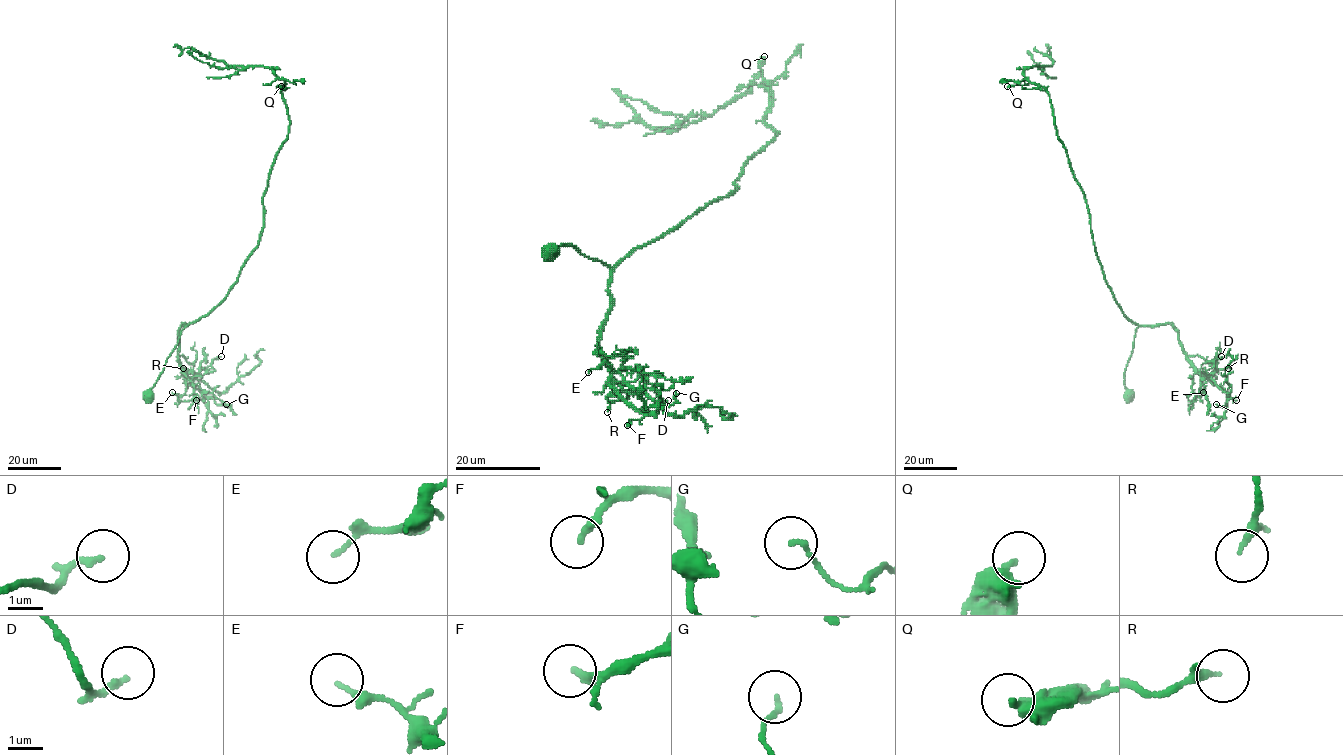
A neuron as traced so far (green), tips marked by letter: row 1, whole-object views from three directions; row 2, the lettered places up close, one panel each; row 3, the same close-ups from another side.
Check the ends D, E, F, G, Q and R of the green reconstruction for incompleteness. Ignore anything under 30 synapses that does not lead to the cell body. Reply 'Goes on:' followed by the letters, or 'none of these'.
Goes on: none of these

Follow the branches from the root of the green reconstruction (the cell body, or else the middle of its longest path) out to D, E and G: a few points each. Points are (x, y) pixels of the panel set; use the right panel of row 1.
D: (1128, 394), (1124, 370), (1139, 326), (1170, 323), (1186, 359), (1199, 373), (1212, 373), (1221, 356)
E: (1128, 394), (1124, 370), (1135, 330), (1165, 323), (1178, 332), (1186, 359), (1201, 377), (1197, 396), (1203, 392)
G: (1128, 394), (1124, 370), (1135, 330), (1170, 323), (1178, 332), (1186, 359), (1227, 394), (1224, 406), (1216, 404)

